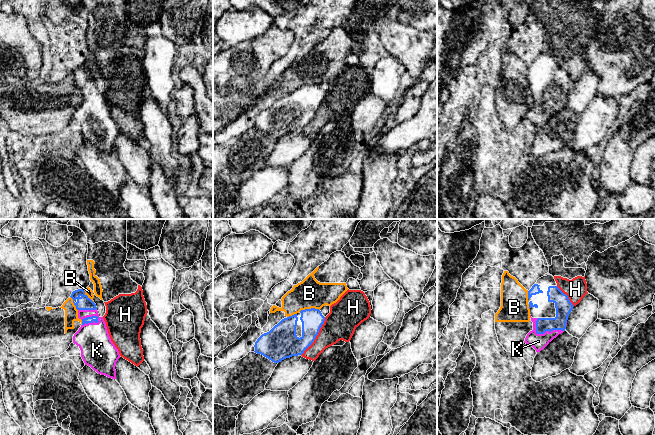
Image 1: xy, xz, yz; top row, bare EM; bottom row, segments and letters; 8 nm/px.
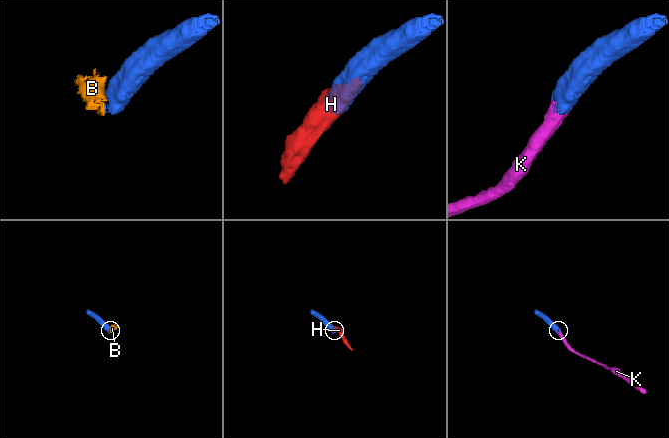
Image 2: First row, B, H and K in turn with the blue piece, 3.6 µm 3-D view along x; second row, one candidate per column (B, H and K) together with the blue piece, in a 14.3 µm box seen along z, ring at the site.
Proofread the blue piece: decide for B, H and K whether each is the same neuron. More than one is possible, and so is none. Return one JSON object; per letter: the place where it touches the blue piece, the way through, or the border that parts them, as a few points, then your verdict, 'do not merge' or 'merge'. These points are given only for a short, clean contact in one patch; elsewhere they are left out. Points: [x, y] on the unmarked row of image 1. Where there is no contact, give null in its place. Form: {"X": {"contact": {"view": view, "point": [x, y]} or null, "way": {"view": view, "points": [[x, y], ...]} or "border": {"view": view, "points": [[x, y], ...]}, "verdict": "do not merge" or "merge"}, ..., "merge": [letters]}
{"B": {"contact": {"view": "xz", "point": [309, 85]}, "border": {"view": "xz", "points": [[319, 85], [305, 84], [299, 87]]}, "verdict": "do not merge"}, "H": {"contact": {"view": "xz", "point": [316, 111]}, "verdict": "do not merge"}, "K": {"contact": {"view": "yz", "point": [544, 108]}, "way": {"view": "yz", "points": [[563, 84], [562, 91], [544, 108], [538, 114], [538, 117]]}, "verdict": "merge"}, "merge": ["K"]}

